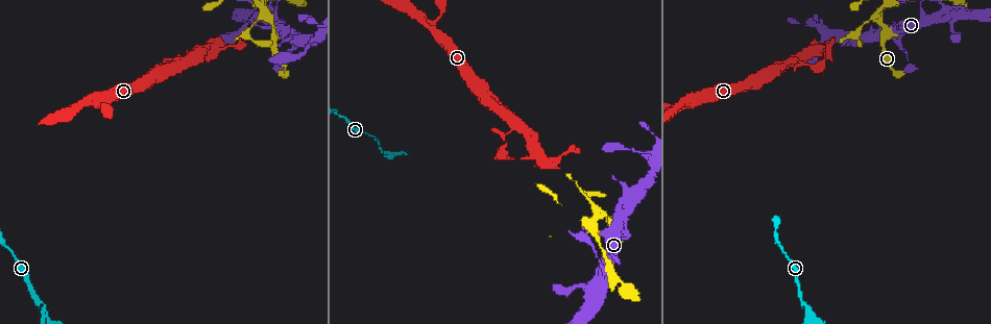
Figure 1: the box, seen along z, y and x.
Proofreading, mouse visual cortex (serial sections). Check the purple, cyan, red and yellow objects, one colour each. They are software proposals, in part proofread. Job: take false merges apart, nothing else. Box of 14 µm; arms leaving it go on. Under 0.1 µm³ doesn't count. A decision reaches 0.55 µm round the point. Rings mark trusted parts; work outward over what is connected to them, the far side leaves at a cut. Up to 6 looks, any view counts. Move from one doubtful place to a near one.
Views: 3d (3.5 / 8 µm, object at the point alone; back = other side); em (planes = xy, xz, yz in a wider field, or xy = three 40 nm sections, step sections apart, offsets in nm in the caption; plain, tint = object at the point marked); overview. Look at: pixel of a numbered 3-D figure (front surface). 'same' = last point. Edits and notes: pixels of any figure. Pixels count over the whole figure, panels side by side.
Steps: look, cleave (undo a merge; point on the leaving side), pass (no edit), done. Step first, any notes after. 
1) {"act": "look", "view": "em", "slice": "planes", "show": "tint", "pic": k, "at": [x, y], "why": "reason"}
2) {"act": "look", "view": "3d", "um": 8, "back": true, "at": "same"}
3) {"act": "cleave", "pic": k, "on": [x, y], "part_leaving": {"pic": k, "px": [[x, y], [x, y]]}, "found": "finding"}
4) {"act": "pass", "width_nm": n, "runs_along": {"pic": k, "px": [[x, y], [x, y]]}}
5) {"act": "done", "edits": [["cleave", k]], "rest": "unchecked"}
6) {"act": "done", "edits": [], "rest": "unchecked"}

{"act": "look", "view": "3d", "um": 8, "back": true, "pic": 1, "at": [809, 67]}

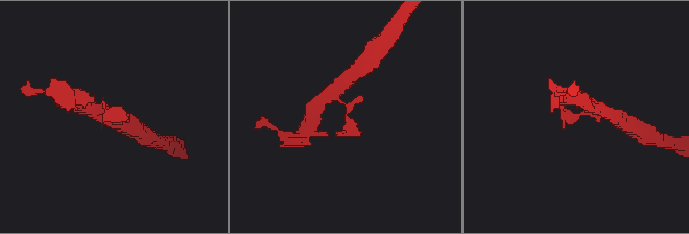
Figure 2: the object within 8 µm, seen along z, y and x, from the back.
{"act": "look", "view": "3d", "um": 3.5, "back": true, "pic": 2, "at": [581, 114]}

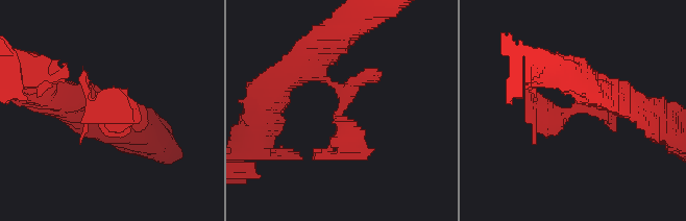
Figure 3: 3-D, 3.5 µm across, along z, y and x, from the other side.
{"act": "look", "view": "em", "slice": "xy", "step": 1, "show": "tint", "pic": 3, "at": [341, 113]}

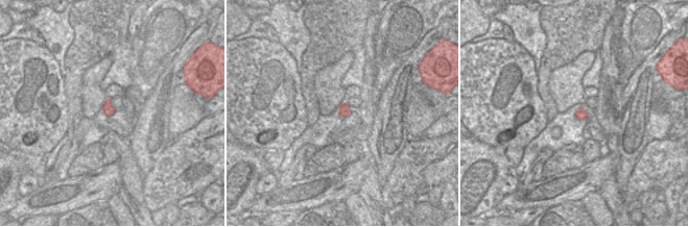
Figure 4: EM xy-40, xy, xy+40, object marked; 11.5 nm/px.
{"act": "pass", "width_nm": 130, "runs_along": {"pic": 3, "px": [[308, 60], [343, 93], [346, 149], [323, 154]]}, "found": "all the same cell"}

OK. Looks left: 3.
{"act": "look", "view": "3d", "um": 3.5, "pic": 1, "at": [809, 310], "why": "four-way junction"}

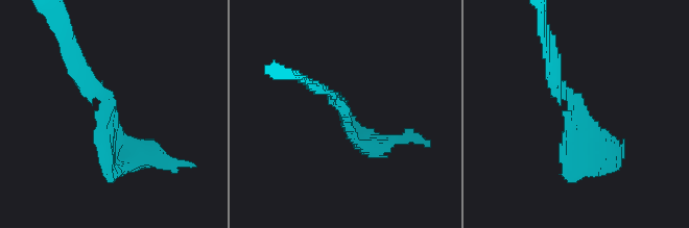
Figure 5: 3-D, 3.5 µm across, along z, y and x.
{"act": "look", "view": "em", "slice": "xy", "step": 1, "show": "tint", "pic": 5, "at": [107, 109], "arms": 4, "arm_widths_nm": [200, 200, 200, 200], "why": "now the EM"}

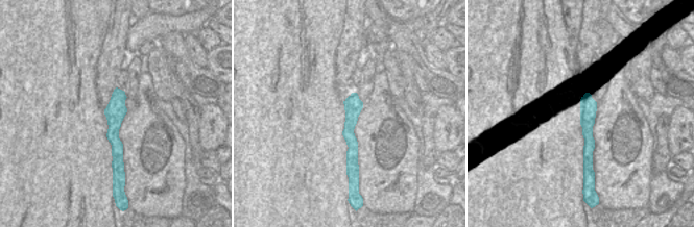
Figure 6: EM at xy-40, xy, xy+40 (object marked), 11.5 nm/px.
{"act": "pass", "runs_along": {"pic": 5, "px": [[551, 56], [556, 89], [613, 153]]}, "found": "all the same cell"}

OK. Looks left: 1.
{"act": "done", "edits": [], "rest": "unchecked"}

